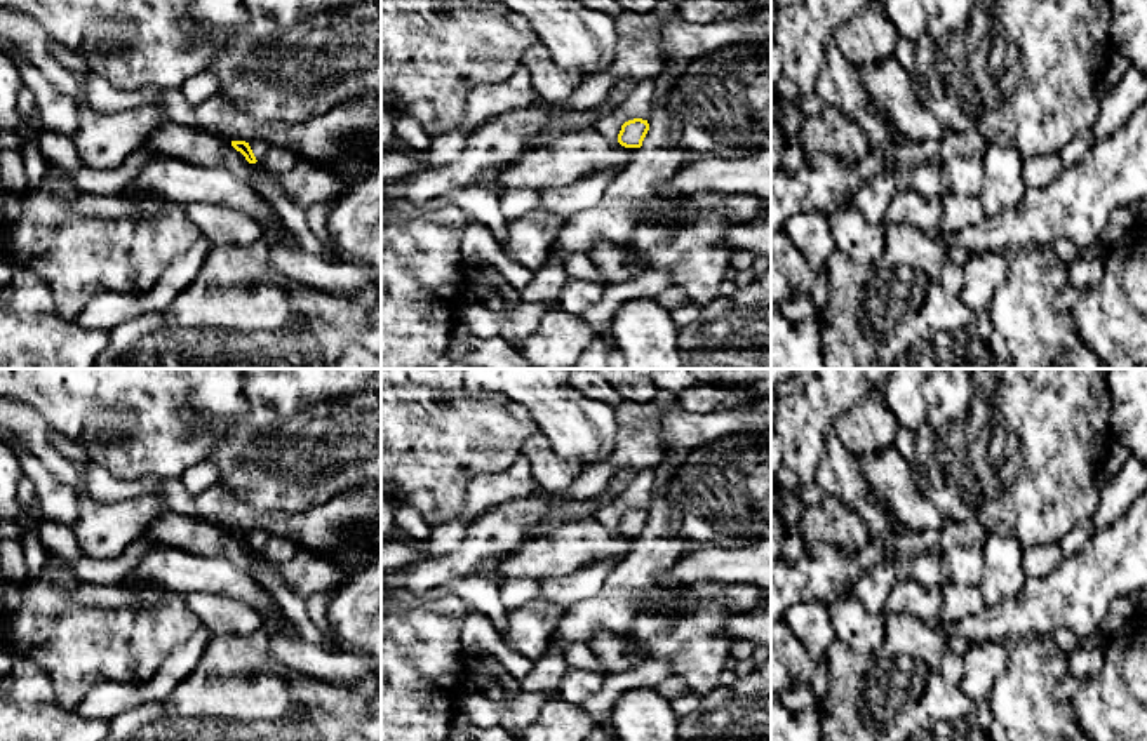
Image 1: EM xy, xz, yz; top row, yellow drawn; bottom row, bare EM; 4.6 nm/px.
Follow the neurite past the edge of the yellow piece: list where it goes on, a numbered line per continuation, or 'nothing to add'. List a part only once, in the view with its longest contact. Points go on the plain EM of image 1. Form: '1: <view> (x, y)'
1: xy (265, 574)

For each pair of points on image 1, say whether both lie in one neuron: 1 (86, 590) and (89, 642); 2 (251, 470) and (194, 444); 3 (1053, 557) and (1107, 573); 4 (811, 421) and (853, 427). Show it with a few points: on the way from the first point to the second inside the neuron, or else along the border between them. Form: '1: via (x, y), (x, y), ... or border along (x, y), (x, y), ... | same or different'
1: border along (75, 588), (75, 599), (82, 604), (127, 609) | different
2: border along (183, 418), (194, 427), (235, 421) | different
3: border along (1064, 559), (1045, 574), (1027, 578) | different
4: border along (865, 397), (848, 407), (831, 430) | different

